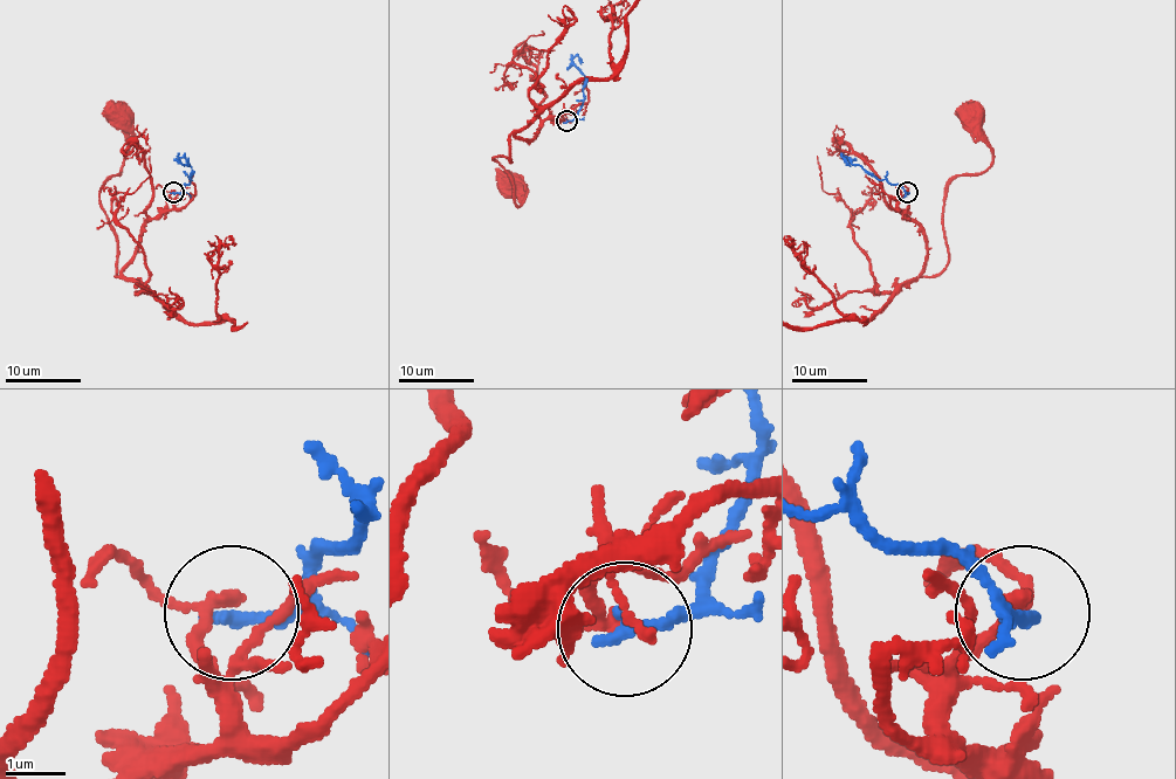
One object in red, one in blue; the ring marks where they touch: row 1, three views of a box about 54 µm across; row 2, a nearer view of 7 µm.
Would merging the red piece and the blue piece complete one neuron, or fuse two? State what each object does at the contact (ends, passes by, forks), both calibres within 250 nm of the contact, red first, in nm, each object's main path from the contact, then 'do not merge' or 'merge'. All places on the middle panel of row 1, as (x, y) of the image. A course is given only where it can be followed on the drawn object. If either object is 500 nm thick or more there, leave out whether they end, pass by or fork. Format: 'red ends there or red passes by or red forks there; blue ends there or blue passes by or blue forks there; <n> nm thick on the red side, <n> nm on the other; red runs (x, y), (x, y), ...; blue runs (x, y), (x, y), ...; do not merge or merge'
red passes by; blue ends there; 180 nm thick on the red side, 240 nm on the other; red runs (566, 122), (564, 112), (529, 140), (511, 135), (510, 160), (493, 159), (520, 206), (520, 179), (510, 184); blue runs (566, 122), (576, 118), (583, 101), (585, 75), (572, 60), (577, 56), (582, 63); do not merge

